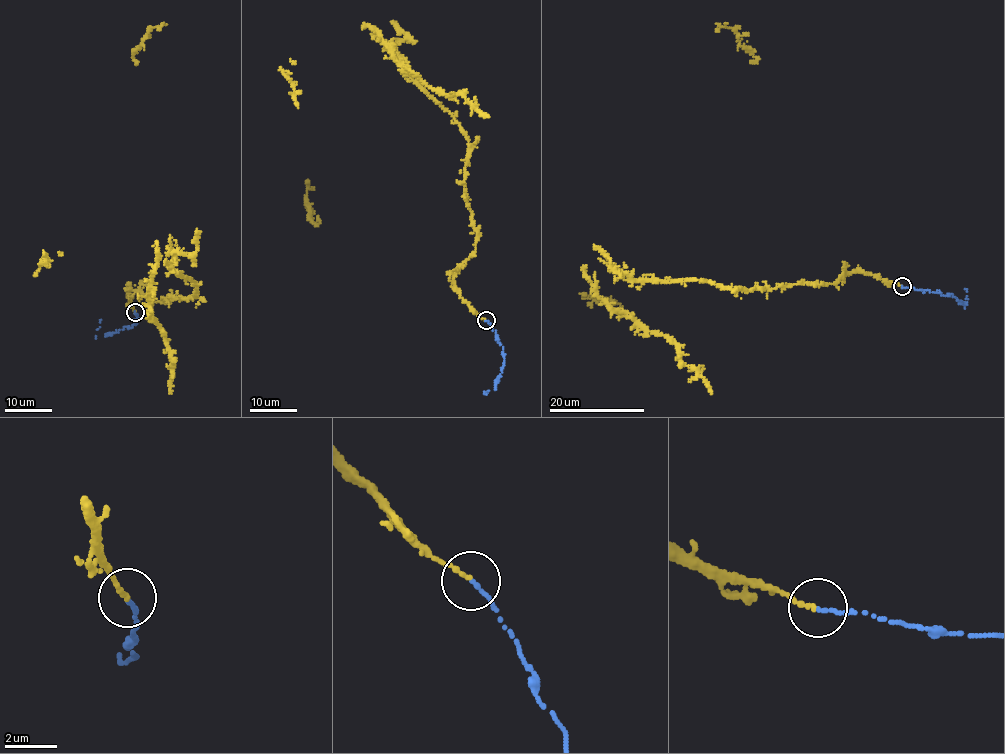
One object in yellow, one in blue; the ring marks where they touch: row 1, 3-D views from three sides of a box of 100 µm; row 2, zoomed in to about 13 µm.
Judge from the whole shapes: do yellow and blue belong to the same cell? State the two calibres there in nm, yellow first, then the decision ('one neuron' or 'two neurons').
200 nm thick on the yellow side, 160 nm on the other; one neuron

